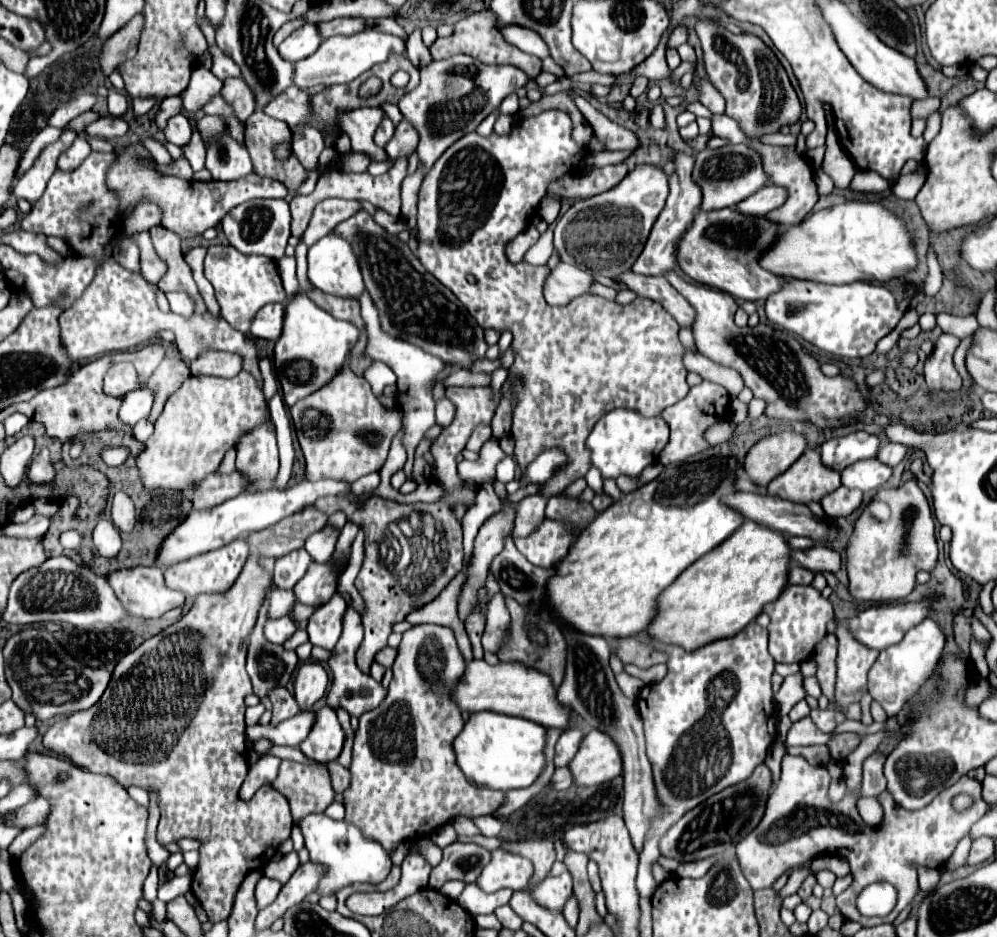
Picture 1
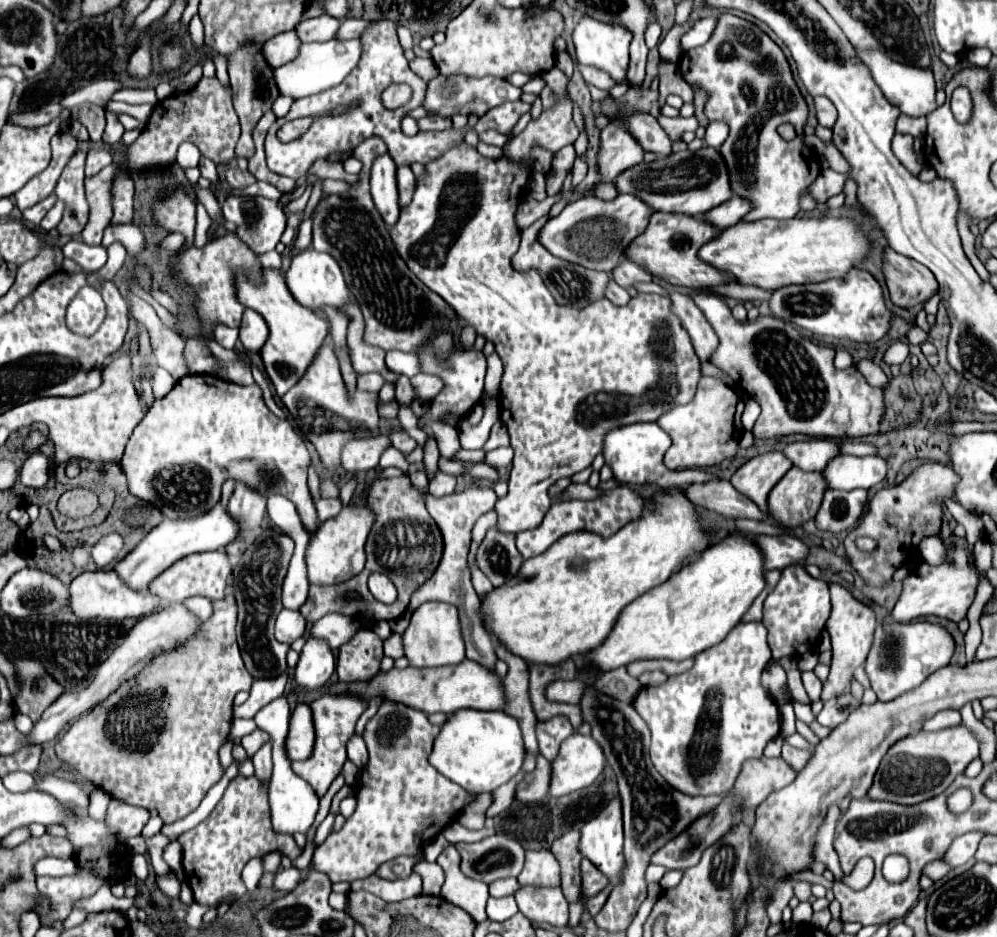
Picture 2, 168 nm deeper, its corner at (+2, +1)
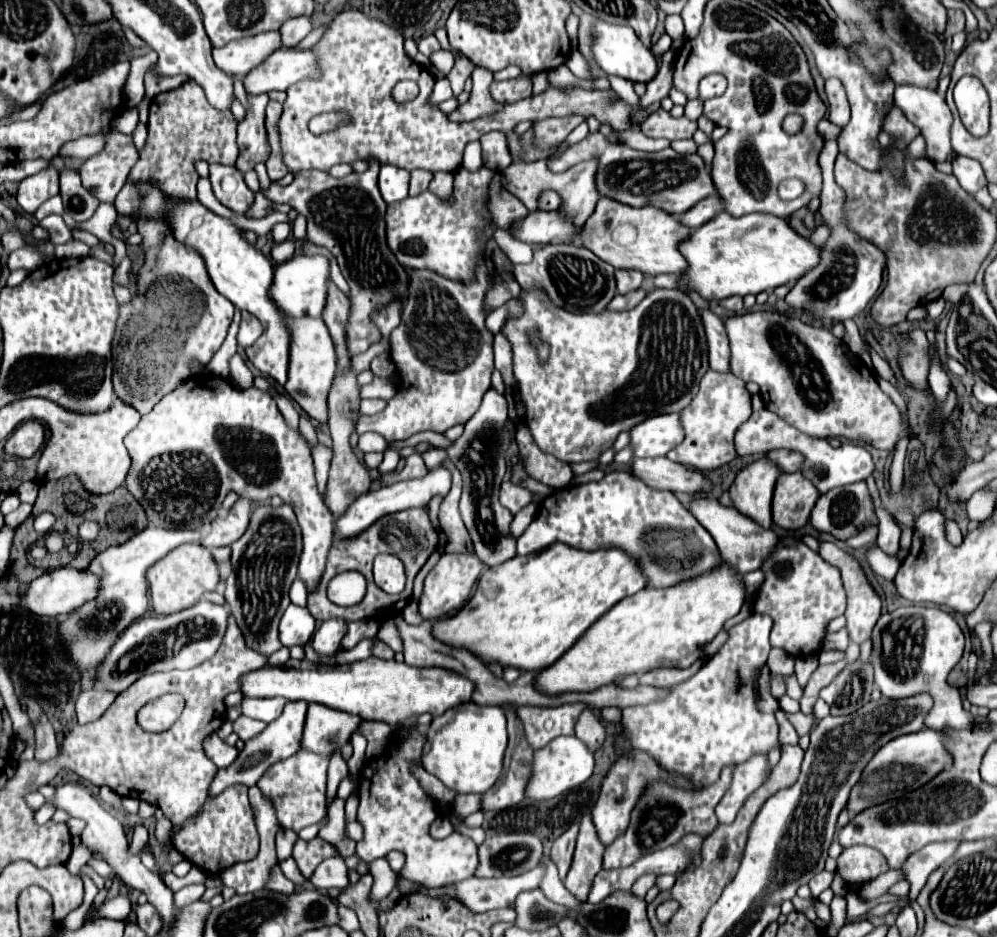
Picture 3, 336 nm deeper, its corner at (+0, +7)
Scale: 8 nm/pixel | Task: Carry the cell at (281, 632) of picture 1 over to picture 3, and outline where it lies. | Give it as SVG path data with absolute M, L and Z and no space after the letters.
M290 604L280 620L280 642L284 646L304 646L310 642L316 630L316 620L308 612L308 608L300 608Z

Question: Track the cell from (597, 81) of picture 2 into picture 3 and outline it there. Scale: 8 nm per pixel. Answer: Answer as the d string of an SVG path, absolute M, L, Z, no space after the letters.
M608 76L610 78L610 84L612 84L612 90L630 106L638 108L640 106L640 96L634 92L634 84L630 80L624 80L624 78L618 78L618 76Z

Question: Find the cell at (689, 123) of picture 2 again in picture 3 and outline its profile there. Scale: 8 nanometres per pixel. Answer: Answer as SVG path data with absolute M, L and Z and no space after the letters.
M658 110L648 116L648 120L642 124L642 132L650 138L668 138L668 140L678 140L678 138L692 138L696 132L696 122L690 122L688 118L672 118L666 110Z

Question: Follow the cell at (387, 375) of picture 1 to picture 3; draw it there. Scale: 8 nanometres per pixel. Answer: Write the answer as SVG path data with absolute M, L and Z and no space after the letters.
M296 254L290 260L276 266L274 282L270 286L270 300L274 302L274 306L278 306L280 312L286 314L286 318L302 318L302 316L318 318L326 304L328 278L330 278L328 260L324 256Z

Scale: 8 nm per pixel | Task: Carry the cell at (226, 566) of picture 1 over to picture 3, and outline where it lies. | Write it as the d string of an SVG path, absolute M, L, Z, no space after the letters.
M180 544L174 550L170 550L162 560L152 564L146 578L150 584L150 592L152 592L154 612L158 616L166 616L166 614L174 614L174 612L194 606L202 598L204 592L216 590L220 574L218 574L212 554L204 546Z

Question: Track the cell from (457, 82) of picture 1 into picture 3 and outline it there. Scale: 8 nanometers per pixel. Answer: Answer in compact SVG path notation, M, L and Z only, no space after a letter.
M520 74L518 78L504 80L504 82L494 80L490 86L492 98L496 102L502 102L502 104L512 104L512 102L518 102L522 98L528 98L530 90L532 90L532 78L526 74Z

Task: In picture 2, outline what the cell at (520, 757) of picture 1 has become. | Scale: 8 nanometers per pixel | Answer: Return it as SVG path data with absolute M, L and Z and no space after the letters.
M500 710L454 712L442 726L434 750L430 754L430 764L440 774L444 774L452 782L474 794L494 792L520 772L522 762L524 762L524 740L520 724L514 716Z

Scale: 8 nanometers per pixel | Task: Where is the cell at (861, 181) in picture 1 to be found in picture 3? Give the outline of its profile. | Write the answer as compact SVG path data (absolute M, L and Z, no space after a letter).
M826 142L820 154L820 168L824 174L824 186L820 192L820 216L824 224L830 228L830 236L820 248L822 250L820 264L814 270L806 272L794 284L794 288L786 296L786 302L796 310L808 310L814 316L834 320L834 322L844 322L860 314L868 306L868 302L878 294L878 288L882 284L882 272L886 266L886 254L878 246L860 238L854 230L848 228L848 222L844 220L846 194L834 182L834 176L832 176L836 156L838 156L838 144Z

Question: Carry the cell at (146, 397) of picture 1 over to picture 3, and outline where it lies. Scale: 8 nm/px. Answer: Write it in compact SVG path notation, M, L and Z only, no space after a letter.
M46 216L44 220L40 220L40 226L48 230L52 244L66 244L70 240L70 230L60 216Z

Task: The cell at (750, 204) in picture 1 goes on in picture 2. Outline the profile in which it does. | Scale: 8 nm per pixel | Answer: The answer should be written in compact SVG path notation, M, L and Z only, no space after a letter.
M732 196L732 200L720 204L720 208L714 208L712 212L706 212L708 220L718 224L718 228L730 228L732 224L738 224L748 212L752 210L752 204L740 196Z

